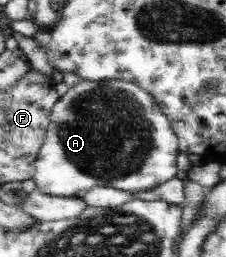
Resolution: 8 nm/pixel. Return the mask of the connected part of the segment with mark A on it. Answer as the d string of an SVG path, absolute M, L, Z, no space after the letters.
M81 80L78 86L70 89L64 97L59 98L55 103L55 106L51 110L51 120L46 135L46 139L42 143L38 154L39 158L35 164L37 170L35 171L33 179L36 182L38 190L48 196L84 199L84 196L86 196L92 188L96 187L112 187L116 190L129 193L146 192L146 190L152 190L153 187L164 184L167 180L179 175L176 159L179 154L179 142L176 135L174 135L174 131L171 130L168 119L164 117L164 114L160 113L160 109L158 109L156 103L150 99L148 92L142 91L140 87L134 85L132 82L126 82L124 80L107 80L102 82Z

